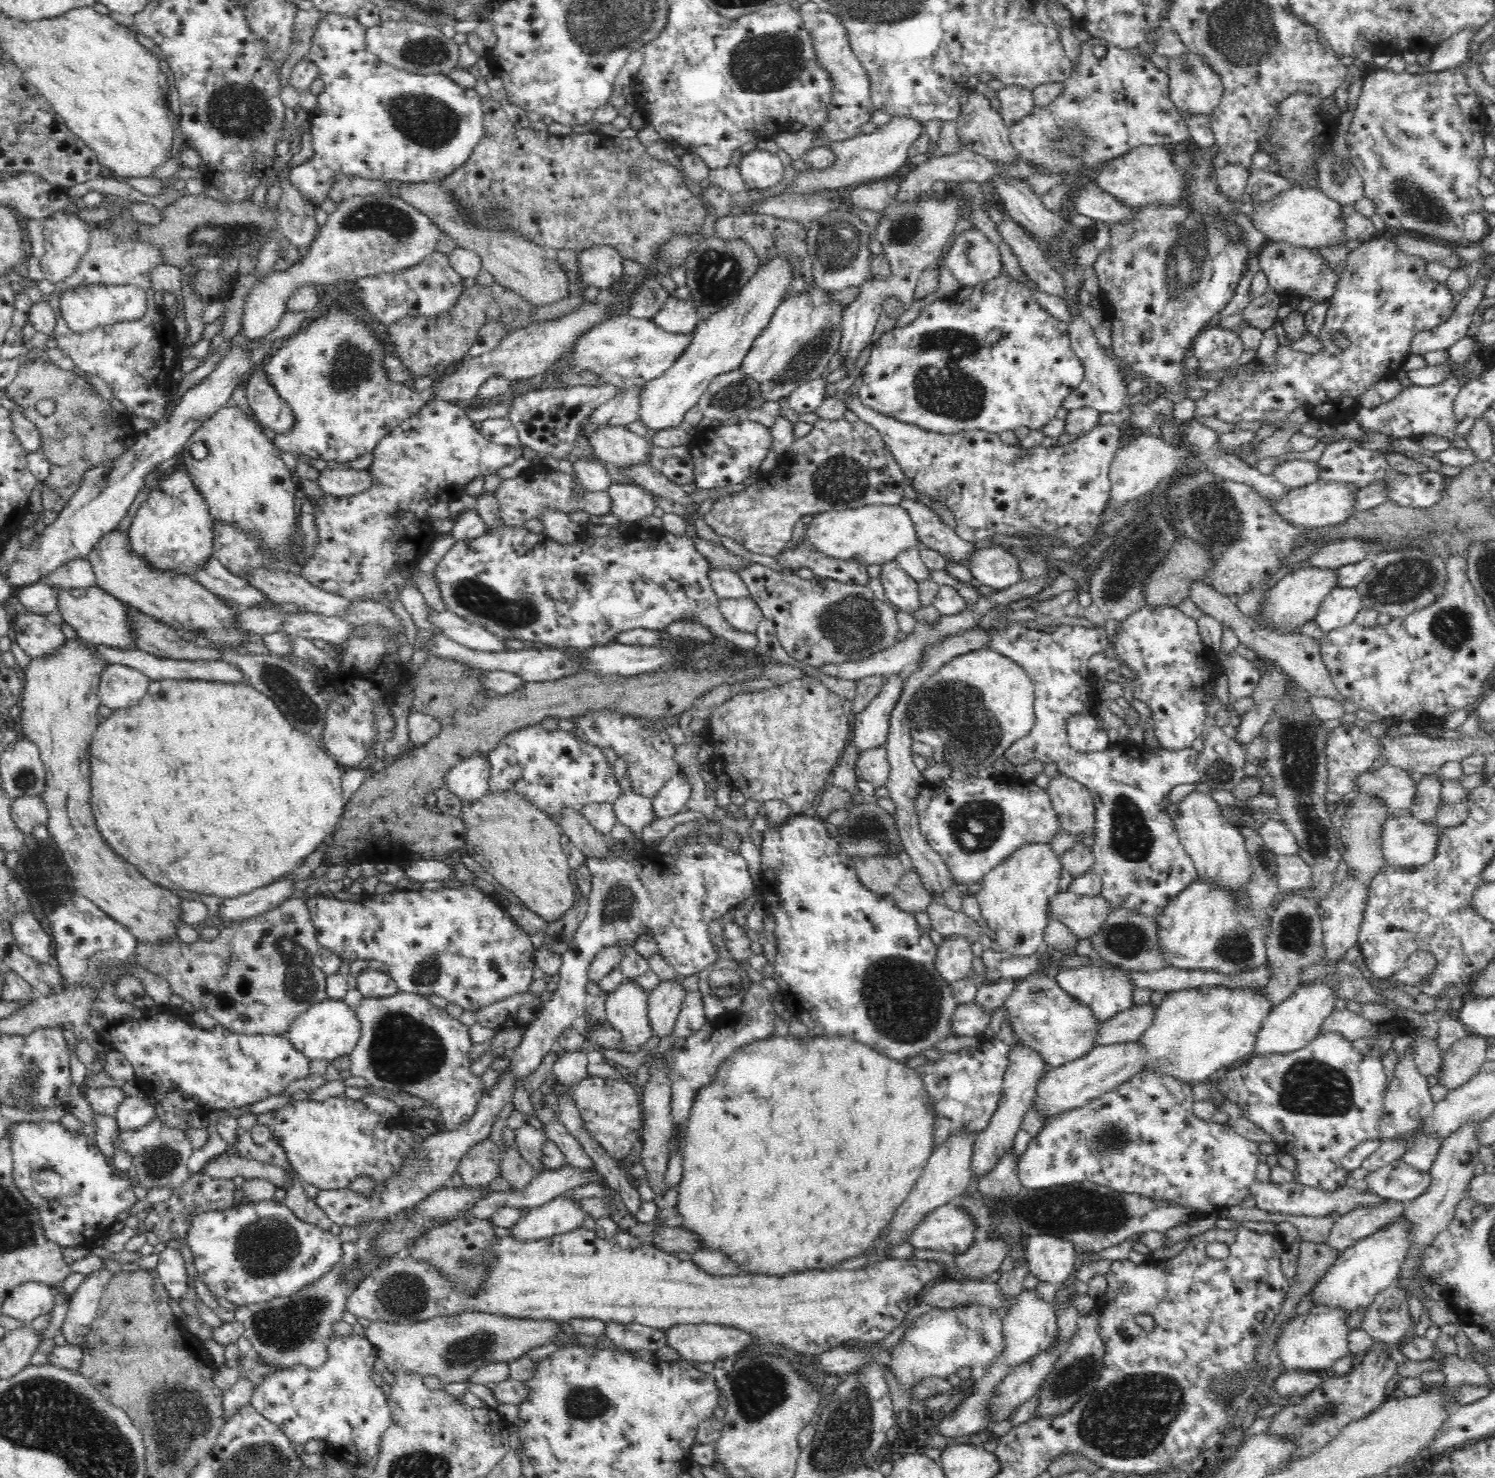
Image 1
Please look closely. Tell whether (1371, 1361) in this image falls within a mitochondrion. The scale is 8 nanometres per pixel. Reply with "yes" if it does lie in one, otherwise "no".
no

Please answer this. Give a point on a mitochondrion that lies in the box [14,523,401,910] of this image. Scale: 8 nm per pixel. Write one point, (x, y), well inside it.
(282, 684)

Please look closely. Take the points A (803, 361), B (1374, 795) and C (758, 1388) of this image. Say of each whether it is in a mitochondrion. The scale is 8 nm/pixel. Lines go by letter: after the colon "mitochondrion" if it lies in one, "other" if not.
A: mitochondrion
B: other
C: mitochondrion

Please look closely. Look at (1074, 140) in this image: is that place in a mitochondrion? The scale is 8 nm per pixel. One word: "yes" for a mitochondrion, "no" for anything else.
yes

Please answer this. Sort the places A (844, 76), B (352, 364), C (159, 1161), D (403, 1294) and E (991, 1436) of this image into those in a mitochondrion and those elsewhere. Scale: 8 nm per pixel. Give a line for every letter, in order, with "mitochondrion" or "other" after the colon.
A: other
B: mitochondrion
C: mitochondrion
D: mitochondrion
E: other

